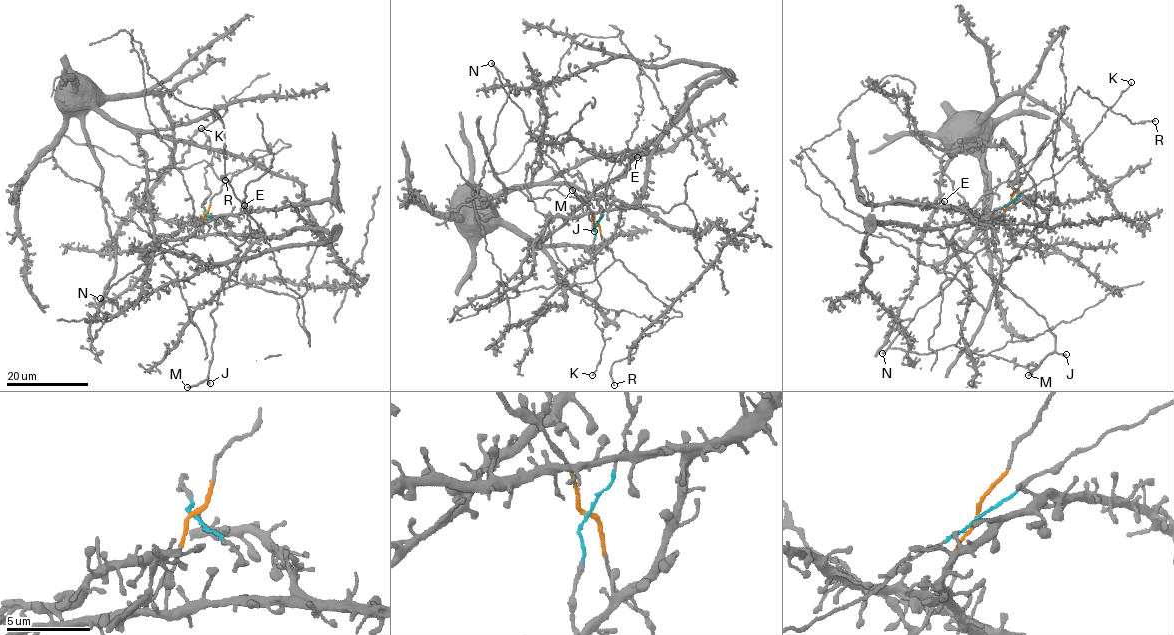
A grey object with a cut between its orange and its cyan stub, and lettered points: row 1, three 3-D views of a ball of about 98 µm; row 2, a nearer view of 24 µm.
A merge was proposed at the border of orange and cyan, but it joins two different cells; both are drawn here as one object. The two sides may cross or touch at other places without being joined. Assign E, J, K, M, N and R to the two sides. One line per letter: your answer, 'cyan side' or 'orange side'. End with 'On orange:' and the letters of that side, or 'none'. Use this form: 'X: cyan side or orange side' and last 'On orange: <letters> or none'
E: cyan side
J: cyan side
K: cyan side
M: cyan side
N: orange side
R: orange side
On orange: N, R

